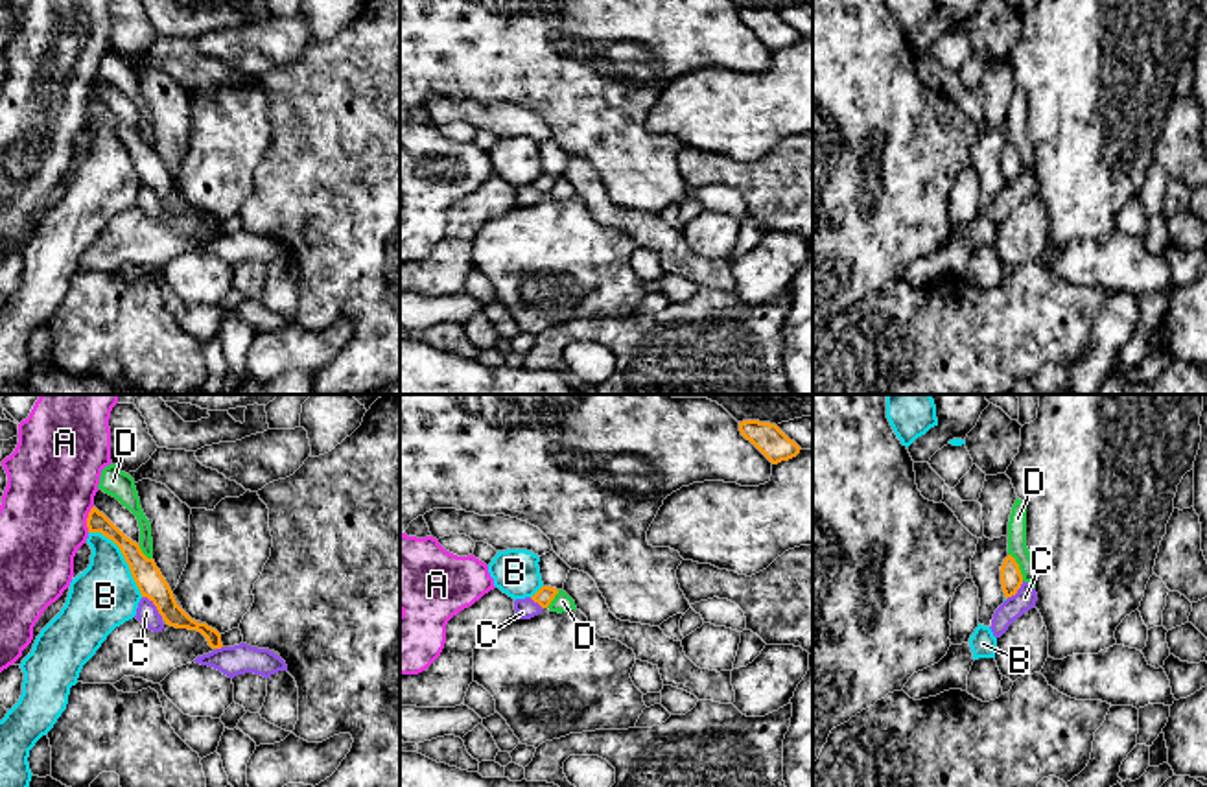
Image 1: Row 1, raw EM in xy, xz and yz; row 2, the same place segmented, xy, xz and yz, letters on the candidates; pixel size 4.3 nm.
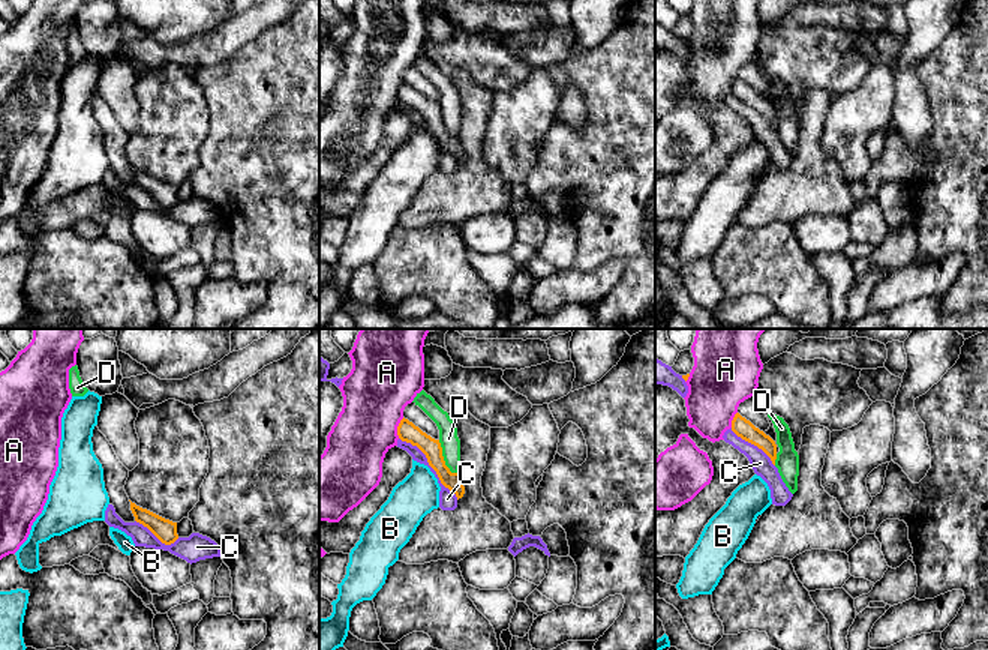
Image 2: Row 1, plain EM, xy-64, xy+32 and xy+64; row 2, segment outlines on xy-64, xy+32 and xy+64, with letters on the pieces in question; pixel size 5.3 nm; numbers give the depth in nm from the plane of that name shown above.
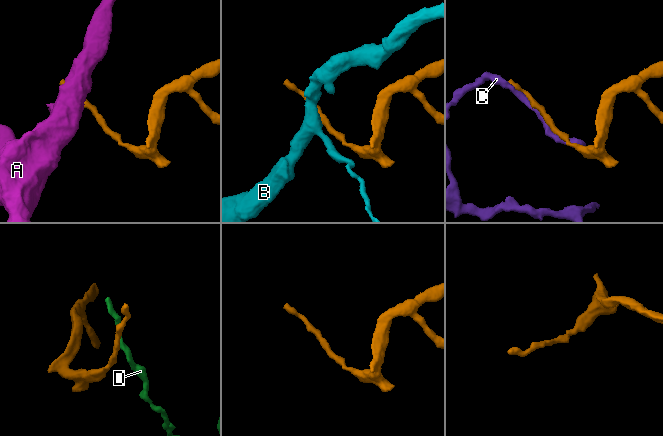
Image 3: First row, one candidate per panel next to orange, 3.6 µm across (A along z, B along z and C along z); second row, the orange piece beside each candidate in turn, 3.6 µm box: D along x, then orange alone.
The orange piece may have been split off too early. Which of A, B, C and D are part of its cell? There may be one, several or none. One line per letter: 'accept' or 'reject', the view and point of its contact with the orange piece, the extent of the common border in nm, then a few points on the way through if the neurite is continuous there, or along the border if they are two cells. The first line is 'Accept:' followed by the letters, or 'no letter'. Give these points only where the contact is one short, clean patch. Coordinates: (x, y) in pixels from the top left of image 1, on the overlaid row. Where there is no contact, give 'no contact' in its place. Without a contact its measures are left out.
Accept: no letter
A: reject | xy (87, 518) | 120 nm | along xy (93, 505), (87, 516), (87, 531)
B: reject | xy (124, 557) | 380 nm | along xy (89, 531), (100, 531), (118, 548), (142, 596)
C: reject | xy (155, 605) | 140 nm
D: reject | yz (1018, 566) | 140 nm | along yz (1008, 553), (1023, 579)

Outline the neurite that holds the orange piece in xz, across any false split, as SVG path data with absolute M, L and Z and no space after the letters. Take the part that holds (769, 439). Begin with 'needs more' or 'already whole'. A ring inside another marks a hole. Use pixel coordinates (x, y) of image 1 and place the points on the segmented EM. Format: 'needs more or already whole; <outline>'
already whole; M759 420L739 422L741 435L750 440L772 464L789 461L800 453L800 446L791 440L776 424Z

